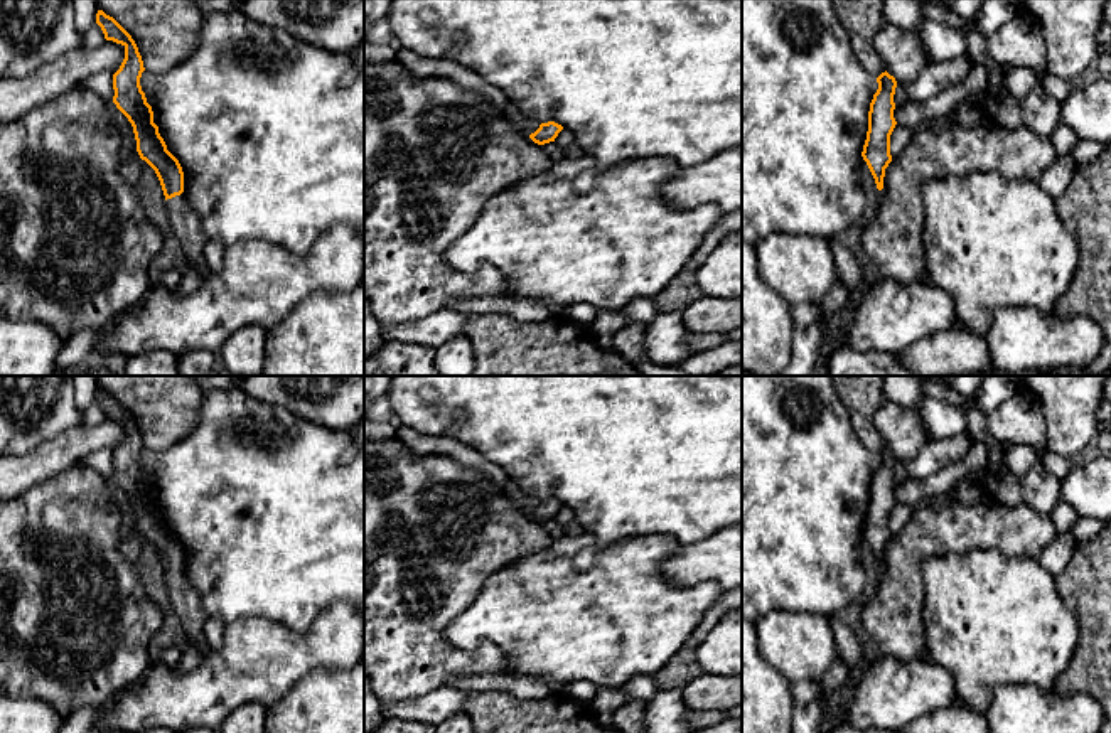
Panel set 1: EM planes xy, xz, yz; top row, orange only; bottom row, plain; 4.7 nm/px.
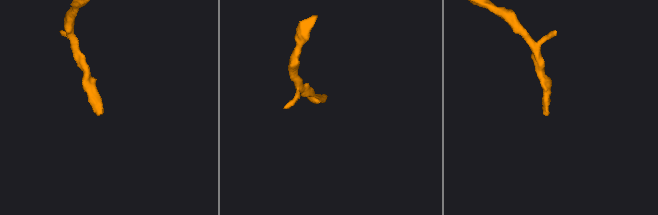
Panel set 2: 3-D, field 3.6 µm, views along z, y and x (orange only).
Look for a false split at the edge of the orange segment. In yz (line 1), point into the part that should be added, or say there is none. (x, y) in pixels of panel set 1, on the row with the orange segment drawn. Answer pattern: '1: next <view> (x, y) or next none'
1: next none

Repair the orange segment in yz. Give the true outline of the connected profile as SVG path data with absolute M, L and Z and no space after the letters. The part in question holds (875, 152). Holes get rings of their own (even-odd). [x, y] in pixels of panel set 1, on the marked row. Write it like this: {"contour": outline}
{"contour": "M887 71L877 78L878 89L873 94L868 111L868 131L861 157L867 162L877 189L883 189L885 169L892 162L890 135L897 125L894 118L894 94L897 81Z"}

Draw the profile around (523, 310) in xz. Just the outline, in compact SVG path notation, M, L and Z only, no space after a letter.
M454 298L447 308L460 313L502 313L516 318L518 322L543 322L555 315L563 313L563 308L551 302L534 302L526 298Z

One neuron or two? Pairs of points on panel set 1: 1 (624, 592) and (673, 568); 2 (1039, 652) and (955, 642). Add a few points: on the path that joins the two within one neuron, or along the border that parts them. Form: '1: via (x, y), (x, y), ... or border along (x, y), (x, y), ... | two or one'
1: border along (660, 565), (673, 583), (702, 582) | two
2: via (1019, 642), (975, 642) | one

